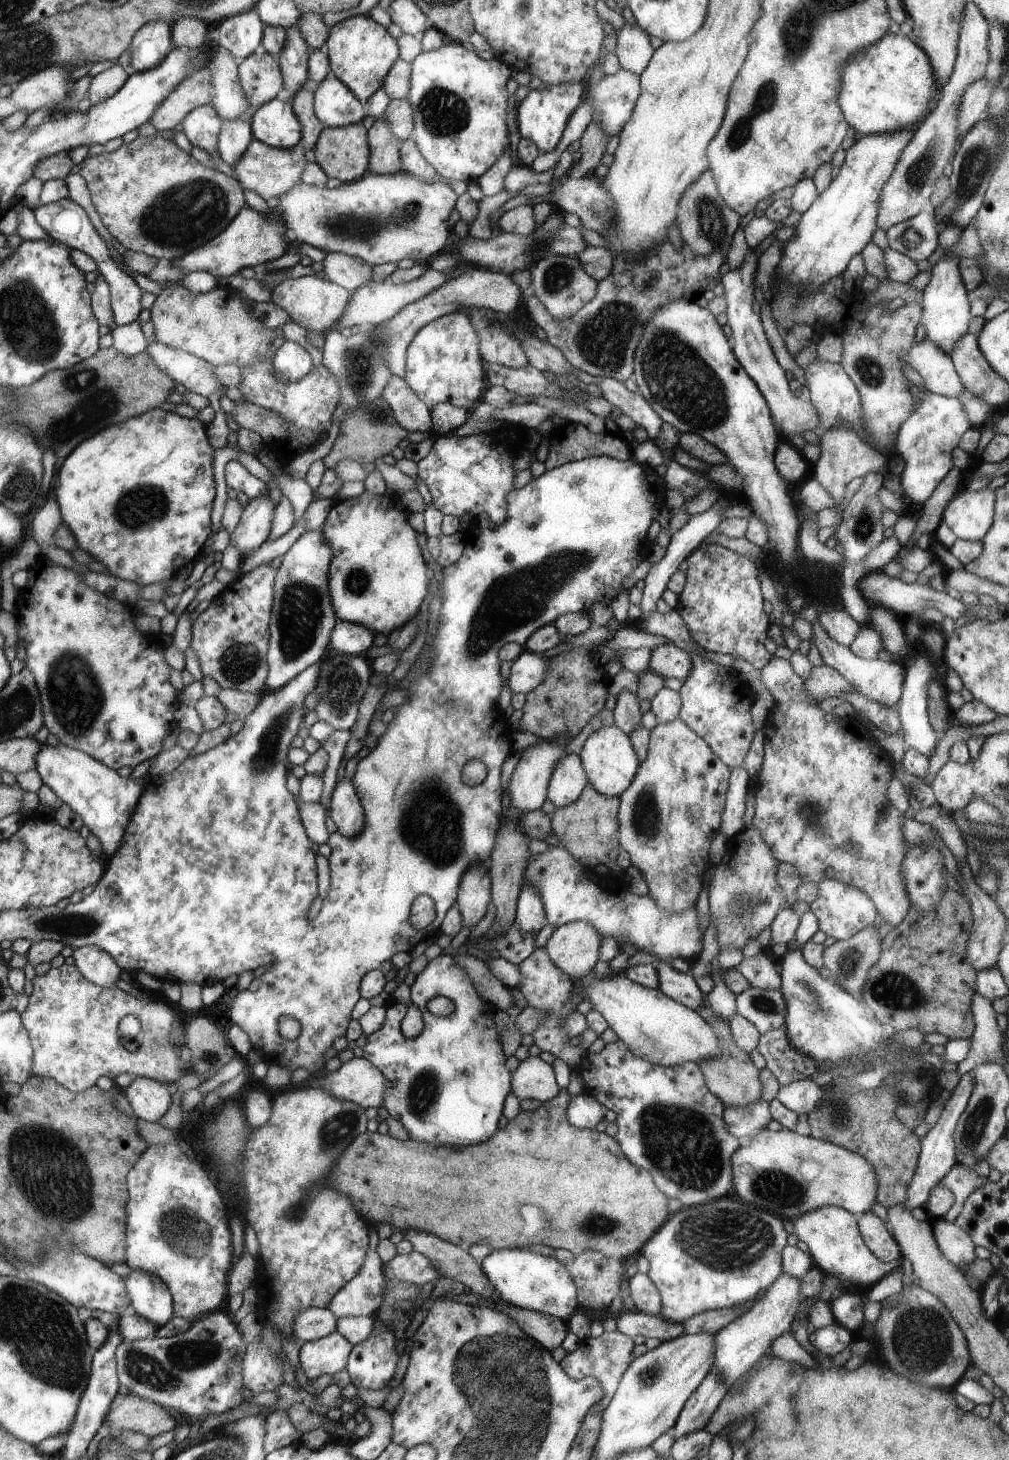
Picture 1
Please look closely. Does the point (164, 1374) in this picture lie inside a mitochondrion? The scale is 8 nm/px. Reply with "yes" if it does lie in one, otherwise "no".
yes

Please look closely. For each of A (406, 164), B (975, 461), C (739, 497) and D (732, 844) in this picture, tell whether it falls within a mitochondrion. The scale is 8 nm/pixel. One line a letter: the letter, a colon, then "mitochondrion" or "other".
A: other
B: other
C: other
D: other

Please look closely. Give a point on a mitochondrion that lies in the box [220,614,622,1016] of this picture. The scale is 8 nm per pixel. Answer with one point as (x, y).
(432, 827)

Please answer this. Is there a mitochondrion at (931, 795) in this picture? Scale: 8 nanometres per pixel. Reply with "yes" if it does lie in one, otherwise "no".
no

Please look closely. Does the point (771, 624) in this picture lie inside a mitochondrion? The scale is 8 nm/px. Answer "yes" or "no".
no

